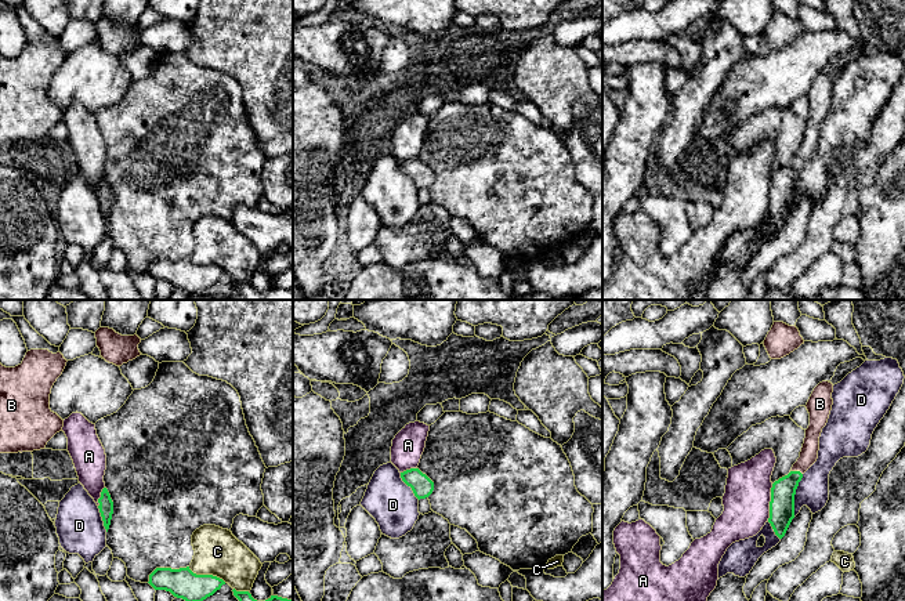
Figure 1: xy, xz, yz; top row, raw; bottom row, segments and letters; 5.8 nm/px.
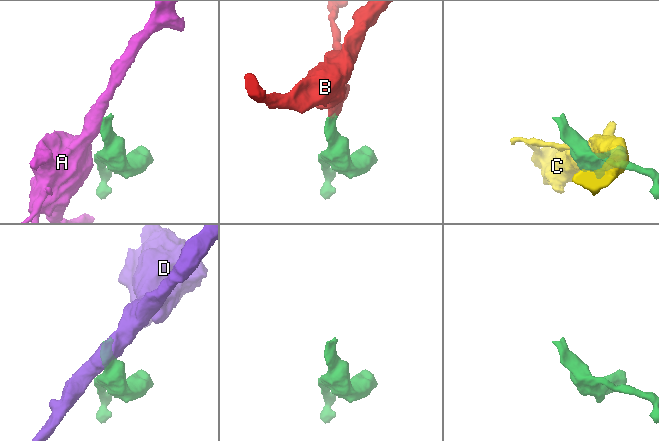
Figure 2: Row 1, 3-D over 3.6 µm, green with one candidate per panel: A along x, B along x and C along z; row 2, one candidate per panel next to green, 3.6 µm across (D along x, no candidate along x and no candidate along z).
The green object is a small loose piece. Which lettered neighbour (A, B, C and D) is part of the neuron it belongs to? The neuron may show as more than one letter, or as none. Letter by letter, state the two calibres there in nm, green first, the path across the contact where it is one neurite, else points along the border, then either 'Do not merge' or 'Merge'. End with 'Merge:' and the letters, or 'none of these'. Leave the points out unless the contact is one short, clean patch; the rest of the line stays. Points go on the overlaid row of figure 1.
A: Thickness 140 nm (green) against 280 nm. Boundary: yz (773, 484), (767, 521). Do not merge
B: Thickness 140 nm (green) against 110 nm. Path across: yz (782, 493), (796, 471), (808, 455). Merge
C: Thickness 180 nm (green) against 280 nm. Do not merge
D: Thickness 140 nm (green) against 190 nm. Boundary: yz (803, 474), (795, 495), (793, 516). Do not merge
Merge: B

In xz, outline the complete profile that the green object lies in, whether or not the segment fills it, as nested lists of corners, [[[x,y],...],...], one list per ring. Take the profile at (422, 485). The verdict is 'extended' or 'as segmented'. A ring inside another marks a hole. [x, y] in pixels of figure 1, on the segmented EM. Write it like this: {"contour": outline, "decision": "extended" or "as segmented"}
{"contour": [[[410,468],[401,473],[401,478],[408,486],[412,488],[419,500],[428,497],[434,490],[434,482],[419,468]]], "decision": "as segmented"}

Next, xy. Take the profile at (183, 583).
{"contour": [[[189,566],[171,569],[156,568],[148,582],[155,590],[170,591],[185,601],[203,601],[221,589],[225,582],[213,575],[196,575]]], "decision": "as segmented"}

